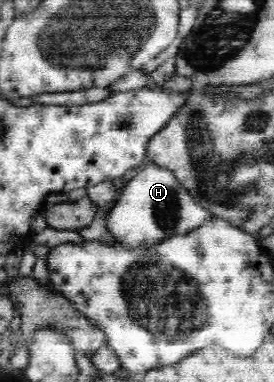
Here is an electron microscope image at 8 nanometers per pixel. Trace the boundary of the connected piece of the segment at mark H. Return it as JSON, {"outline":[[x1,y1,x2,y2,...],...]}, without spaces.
{"outline":[[147,163,143,170,130,179,117,194,108,211,107,231,115,245,121,247,151,247,175,235,187,235,205,223,212,213,201,207,195,198,179,183,173,171]]}

